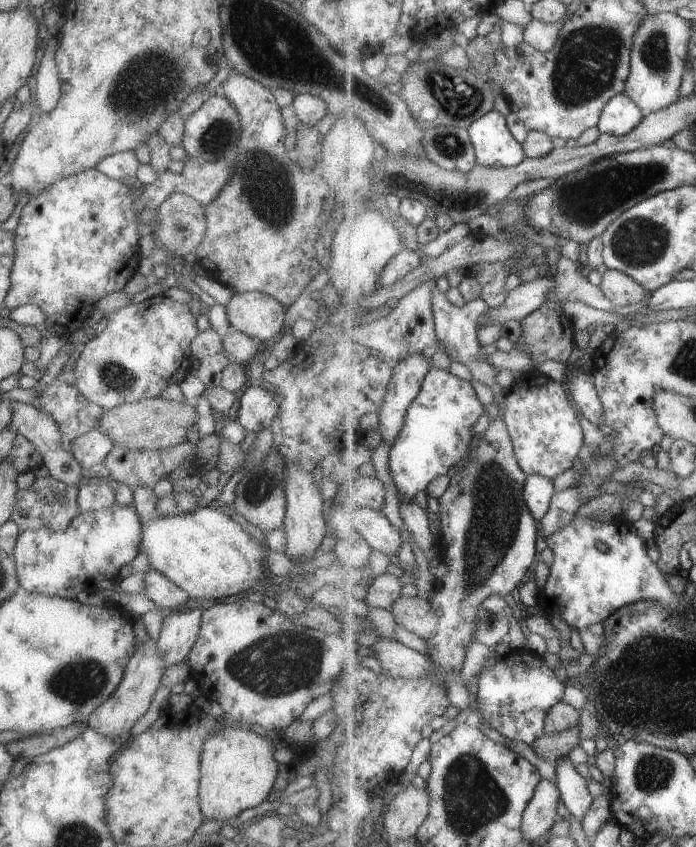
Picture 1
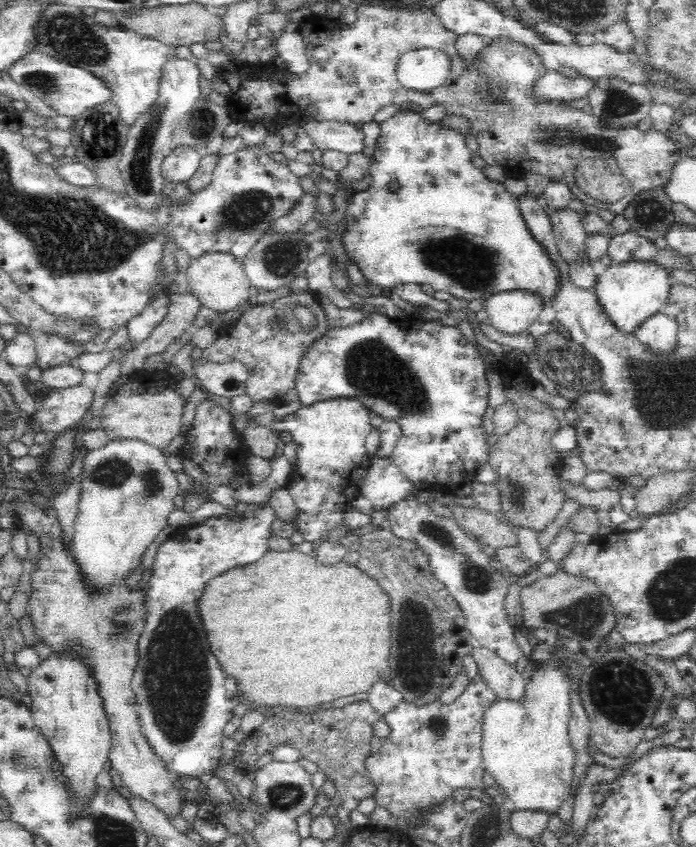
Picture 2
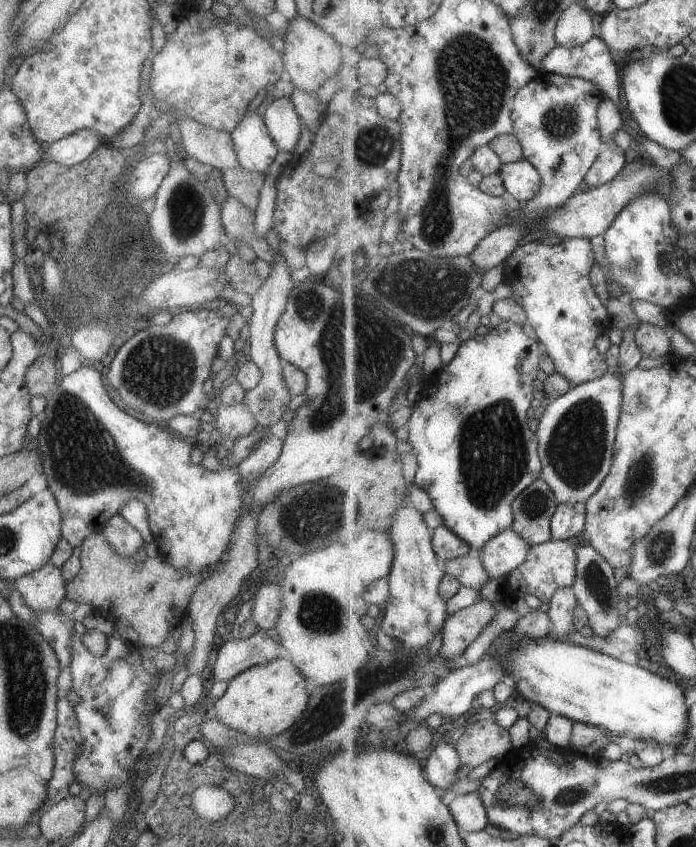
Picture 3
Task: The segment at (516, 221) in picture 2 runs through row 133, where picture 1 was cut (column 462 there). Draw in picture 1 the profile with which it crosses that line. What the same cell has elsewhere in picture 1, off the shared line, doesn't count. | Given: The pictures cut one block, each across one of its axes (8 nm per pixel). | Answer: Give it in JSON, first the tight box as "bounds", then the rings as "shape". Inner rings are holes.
{"bounds":[385,368,486,499],"shape":[[[432,368],[427,374],[421,393],[408,411],[404,430],[385,453],[386,470],[403,497],[414,499],[419,492],[427,492],[435,478],[446,475],[460,460],[471,459],[469,442],[475,436],[472,429],[486,412],[471,383],[447,370]]]}

